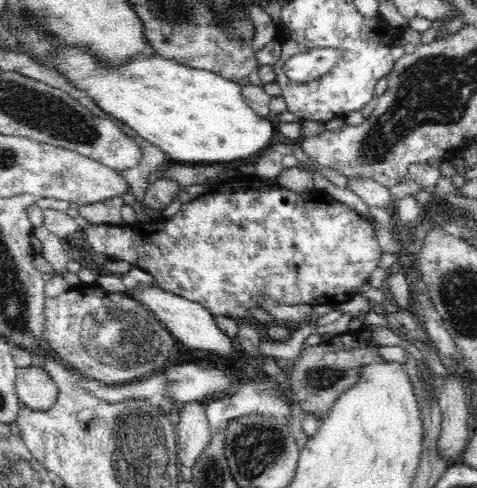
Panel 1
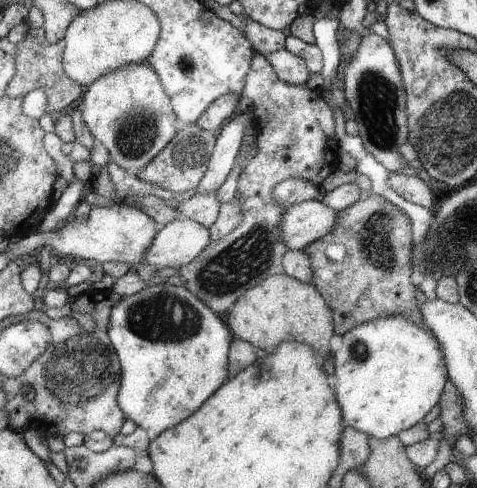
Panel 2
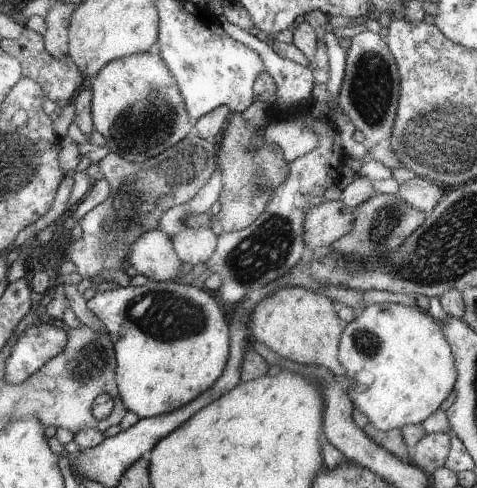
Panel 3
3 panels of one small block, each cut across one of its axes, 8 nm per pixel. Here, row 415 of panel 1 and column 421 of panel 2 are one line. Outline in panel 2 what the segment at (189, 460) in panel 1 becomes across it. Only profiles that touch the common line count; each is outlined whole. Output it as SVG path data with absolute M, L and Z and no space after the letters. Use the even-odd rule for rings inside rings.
M393 172L393 174L387 174L387 186L411 204L423 206L427 210L431 210L433 206L433 190L429 190L423 184L423 180L419 180L417 176L403 176Z

